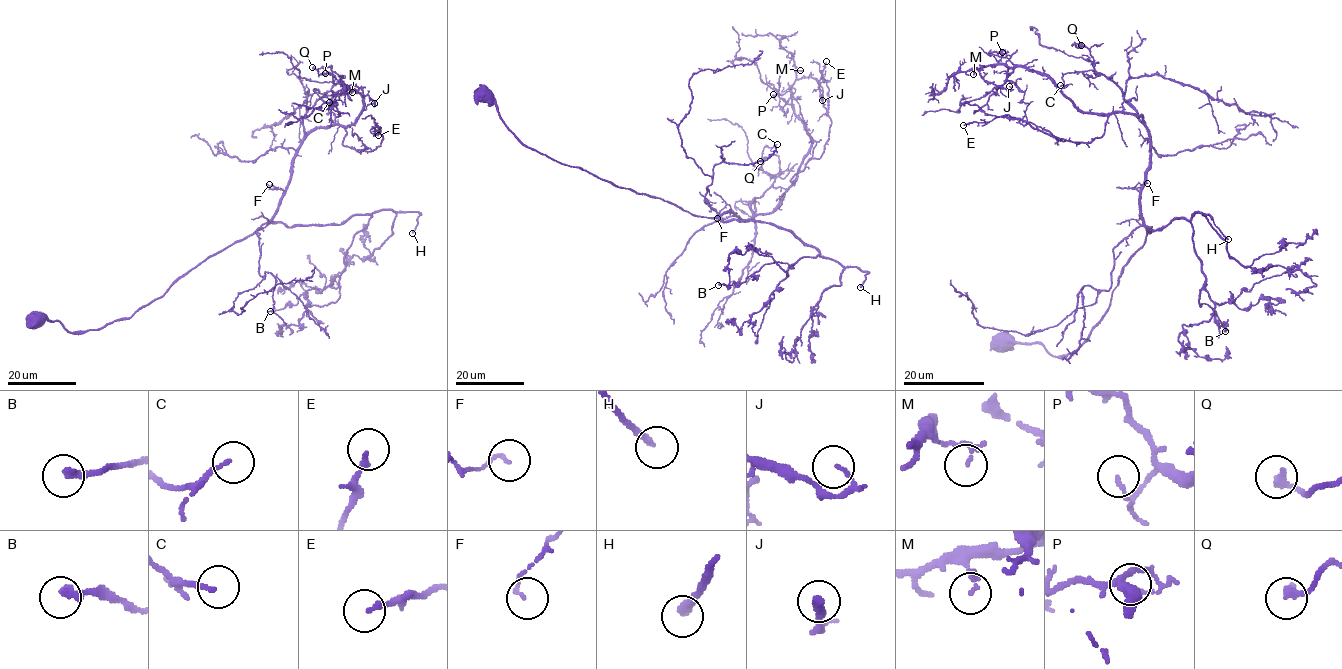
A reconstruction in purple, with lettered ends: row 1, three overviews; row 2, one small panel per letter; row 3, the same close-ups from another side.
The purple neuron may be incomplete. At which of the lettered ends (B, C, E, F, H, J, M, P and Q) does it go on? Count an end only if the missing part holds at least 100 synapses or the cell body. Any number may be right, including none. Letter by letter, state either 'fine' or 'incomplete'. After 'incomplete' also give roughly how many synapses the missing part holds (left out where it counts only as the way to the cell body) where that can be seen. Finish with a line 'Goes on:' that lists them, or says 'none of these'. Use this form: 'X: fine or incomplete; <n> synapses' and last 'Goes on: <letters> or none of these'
B: fine
C: fine
E: fine
F: fine
H: incomplete; 130 synapses
J: fine
M: fine
P: fine
Q: fine
Goes on: H

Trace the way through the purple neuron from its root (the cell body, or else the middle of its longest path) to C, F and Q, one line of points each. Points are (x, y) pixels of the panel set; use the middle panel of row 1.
C: (483, 96), (527, 147), (705, 217), (752, 216), (750, 203), (774, 180), (761, 167), (762, 150), (777, 144)
F: (483, 96), (495, 104), (505, 125), (527, 147), (696, 216), (715, 217), (729, 212), (729, 204), (717, 218)
Q: (483, 96), (527, 147), (696, 216), (731, 212), (748, 220), (750, 203), (781, 172), (775, 154), (760, 161)

